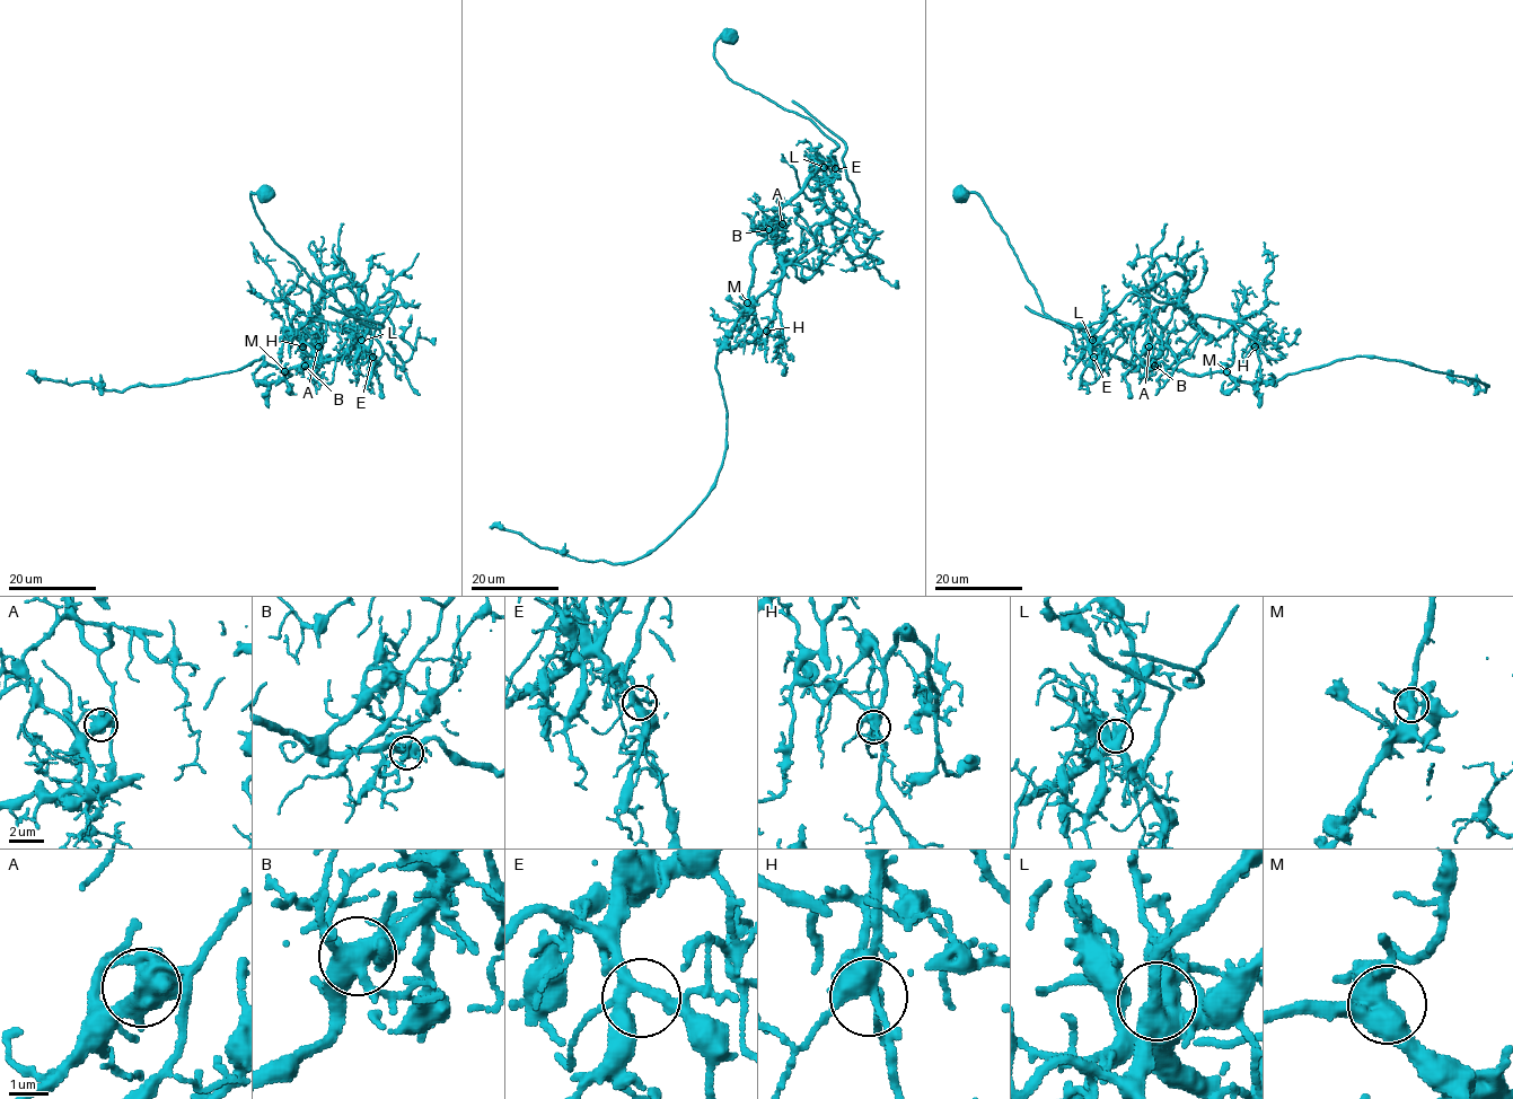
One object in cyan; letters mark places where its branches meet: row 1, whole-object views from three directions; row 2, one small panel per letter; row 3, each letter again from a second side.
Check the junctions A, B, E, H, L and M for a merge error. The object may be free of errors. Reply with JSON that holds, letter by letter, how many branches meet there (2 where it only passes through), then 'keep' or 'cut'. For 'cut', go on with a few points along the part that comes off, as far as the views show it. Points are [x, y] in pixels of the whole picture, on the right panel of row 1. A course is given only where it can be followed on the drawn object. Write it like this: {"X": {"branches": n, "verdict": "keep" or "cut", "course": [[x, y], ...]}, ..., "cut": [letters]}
{"A": {"branches": 5, "verdict": "cut", "course": [[1149, 346], [1136, 366], [1161, 362], [1275, 383], [1373, 357], [1477, 378], [1485, 392], [1452, 371]]}, "B": {"branches": 5, "verdict": "keep"}, "E": {"branches": 5, "verdict": "keep"}, "H": {"branches": 5, "verdict": "keep"}, "L": {"branches": 5, "verdict": "keep"}, "M": {"branches": 6, "verdict": "keep"}, "cut": ["A"]}

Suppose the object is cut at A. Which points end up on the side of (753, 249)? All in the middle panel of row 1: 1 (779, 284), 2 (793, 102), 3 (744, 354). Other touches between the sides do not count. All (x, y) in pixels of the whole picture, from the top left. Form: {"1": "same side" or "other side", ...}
{"1": "other side", "2": "other side", "3": "other side"}

